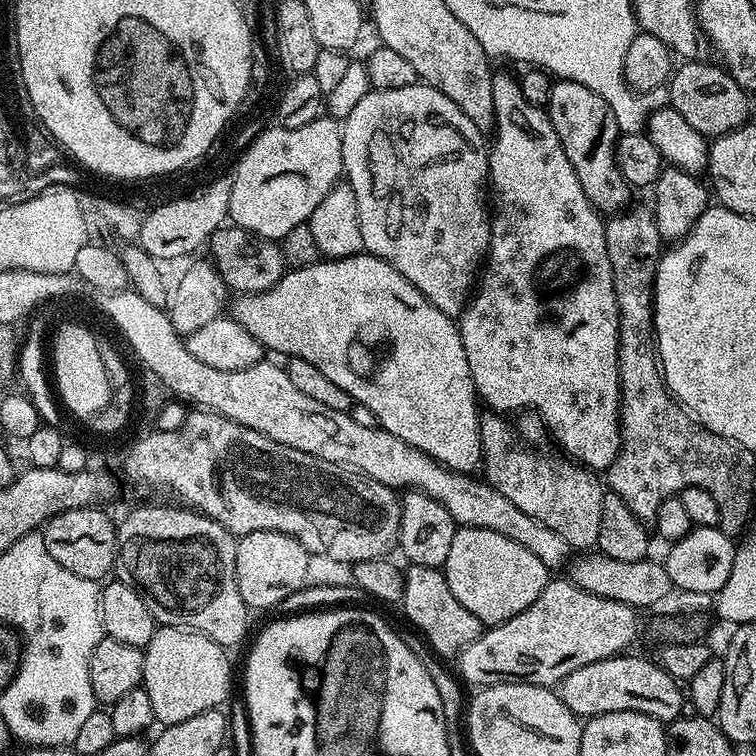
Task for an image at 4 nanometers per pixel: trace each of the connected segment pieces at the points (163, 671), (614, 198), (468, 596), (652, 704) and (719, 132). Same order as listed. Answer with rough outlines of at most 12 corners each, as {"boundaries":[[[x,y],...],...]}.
{"boundaries":[[[157,627],[142,687],[171,726],[232,692],[225,645]],[[557,79],[546,111],[588,201],[626,203],[622,133],[594,90]],[[457,527],[442,571],[484,626],[539,598],[550,569],[494,530]],[[621,654],[558,685],[579,718],[632,709],[667,721],[681,685],[657,661]],[[684,62],[667,103],[705,138],[749,123],[749,93],[723,67]]]}

